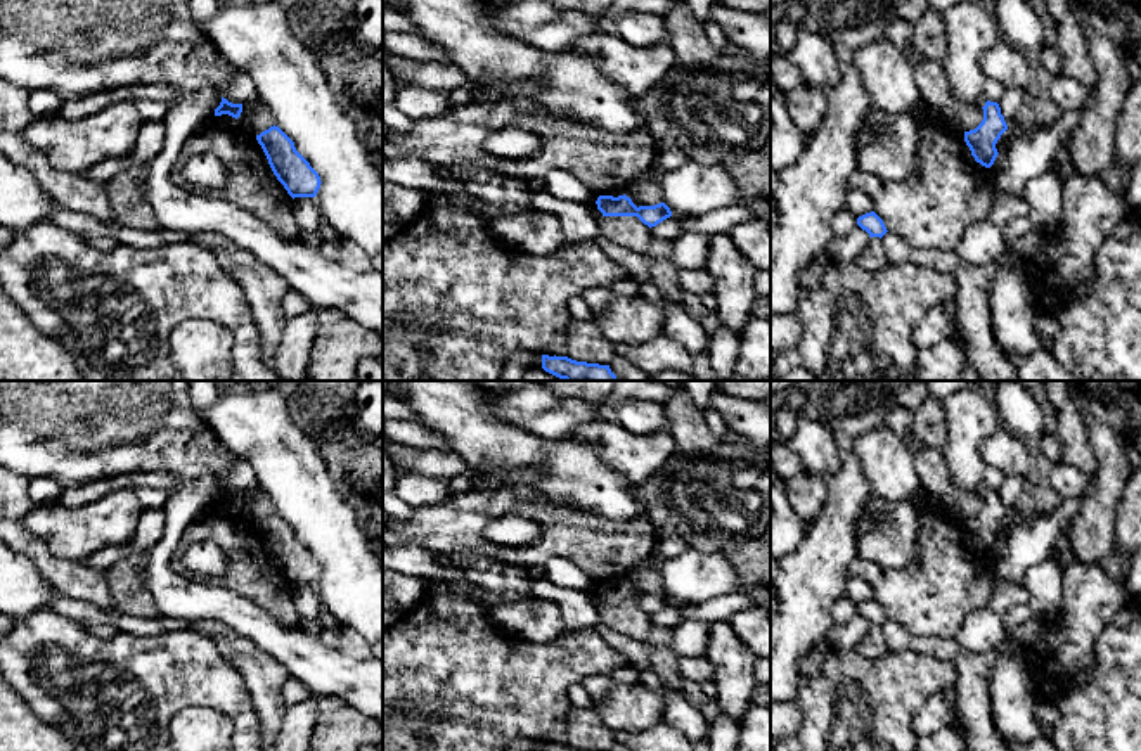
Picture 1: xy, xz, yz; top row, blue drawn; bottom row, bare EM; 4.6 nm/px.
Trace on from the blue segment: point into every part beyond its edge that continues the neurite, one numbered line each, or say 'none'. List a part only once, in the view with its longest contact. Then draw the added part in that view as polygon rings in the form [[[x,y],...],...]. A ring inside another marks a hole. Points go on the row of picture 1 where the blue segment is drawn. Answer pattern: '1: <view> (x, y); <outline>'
none

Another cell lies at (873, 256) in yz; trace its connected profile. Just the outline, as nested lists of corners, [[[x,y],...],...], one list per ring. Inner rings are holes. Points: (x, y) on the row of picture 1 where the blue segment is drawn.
[[[869,237],[864,251],[855,258],[855,266],[866,272],[878,272],[886,265],[886,254],[880,237]]]

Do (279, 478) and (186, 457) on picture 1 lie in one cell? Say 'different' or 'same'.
different

